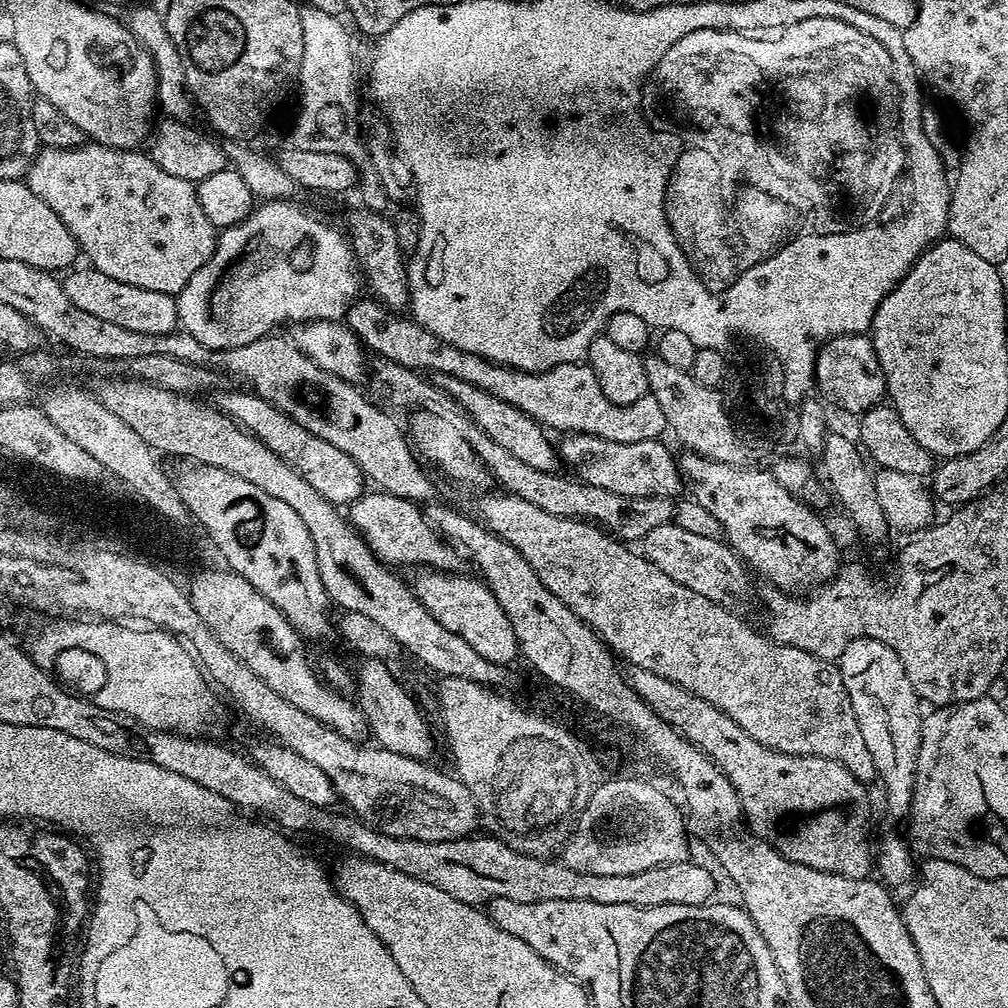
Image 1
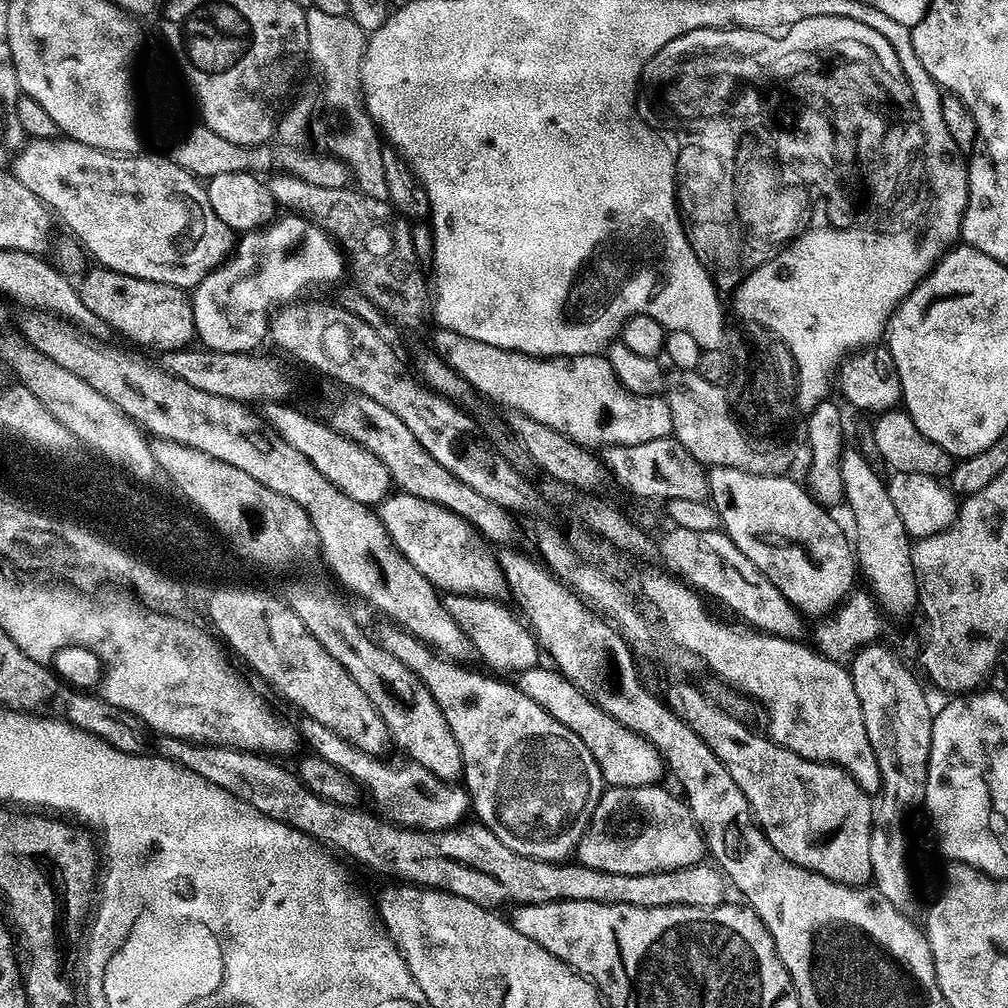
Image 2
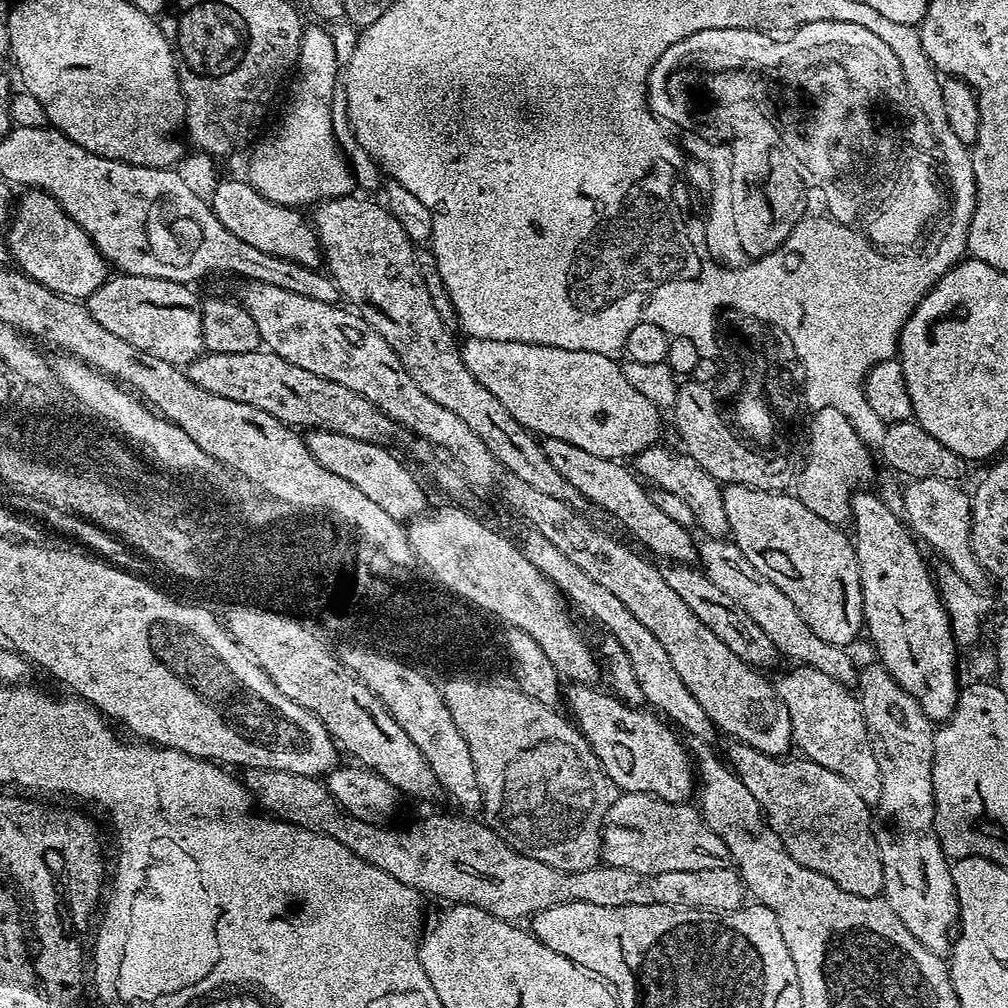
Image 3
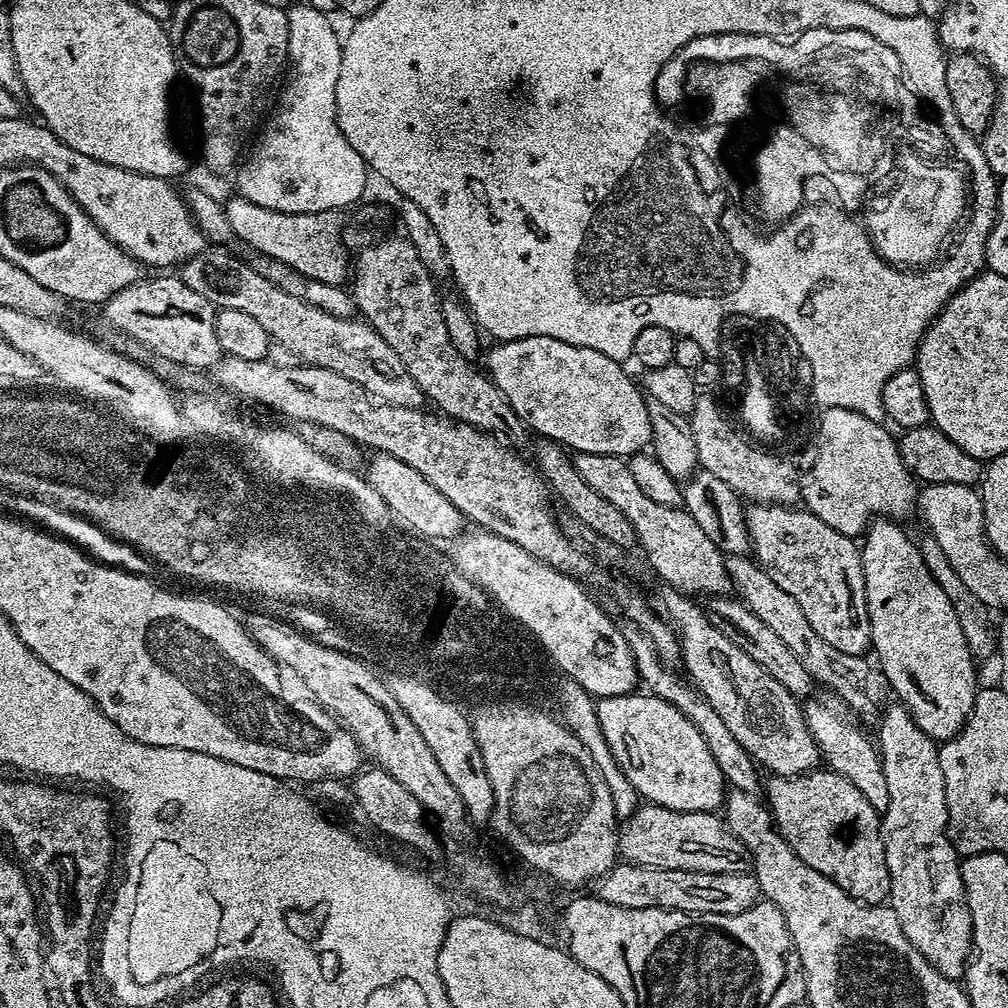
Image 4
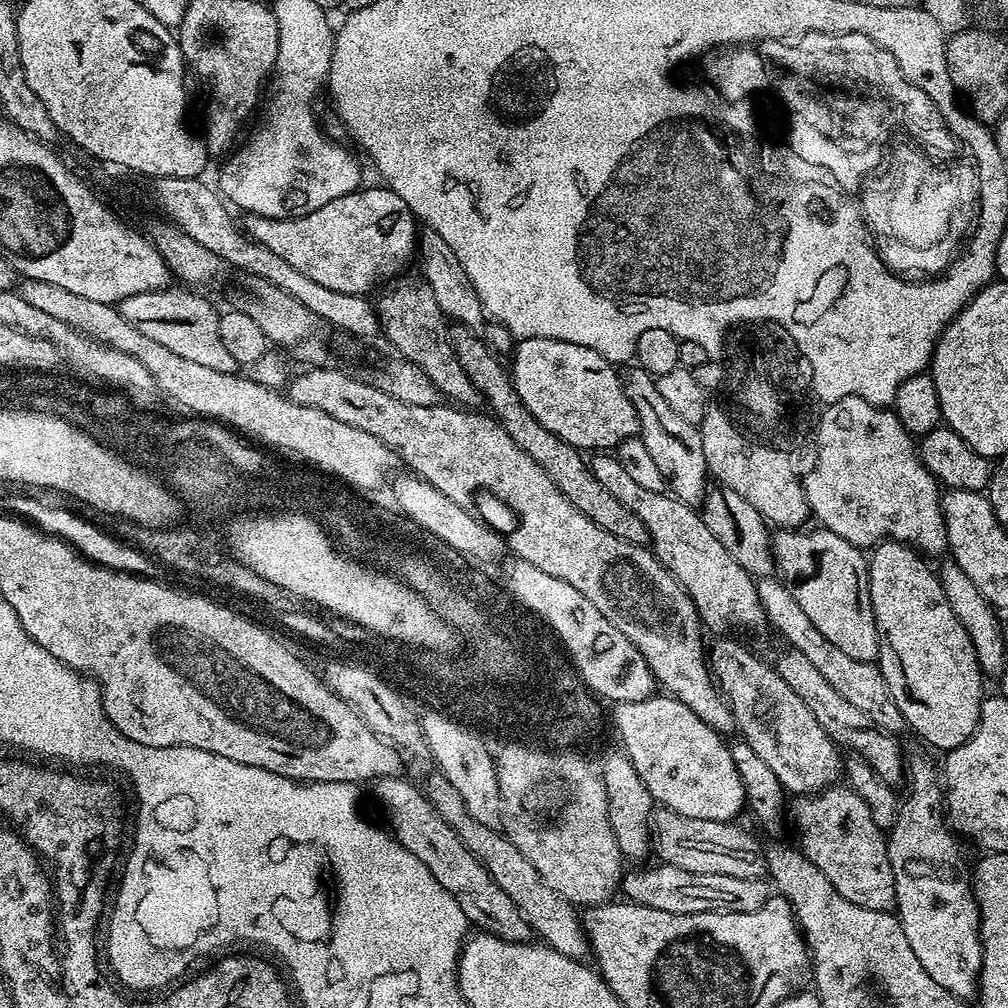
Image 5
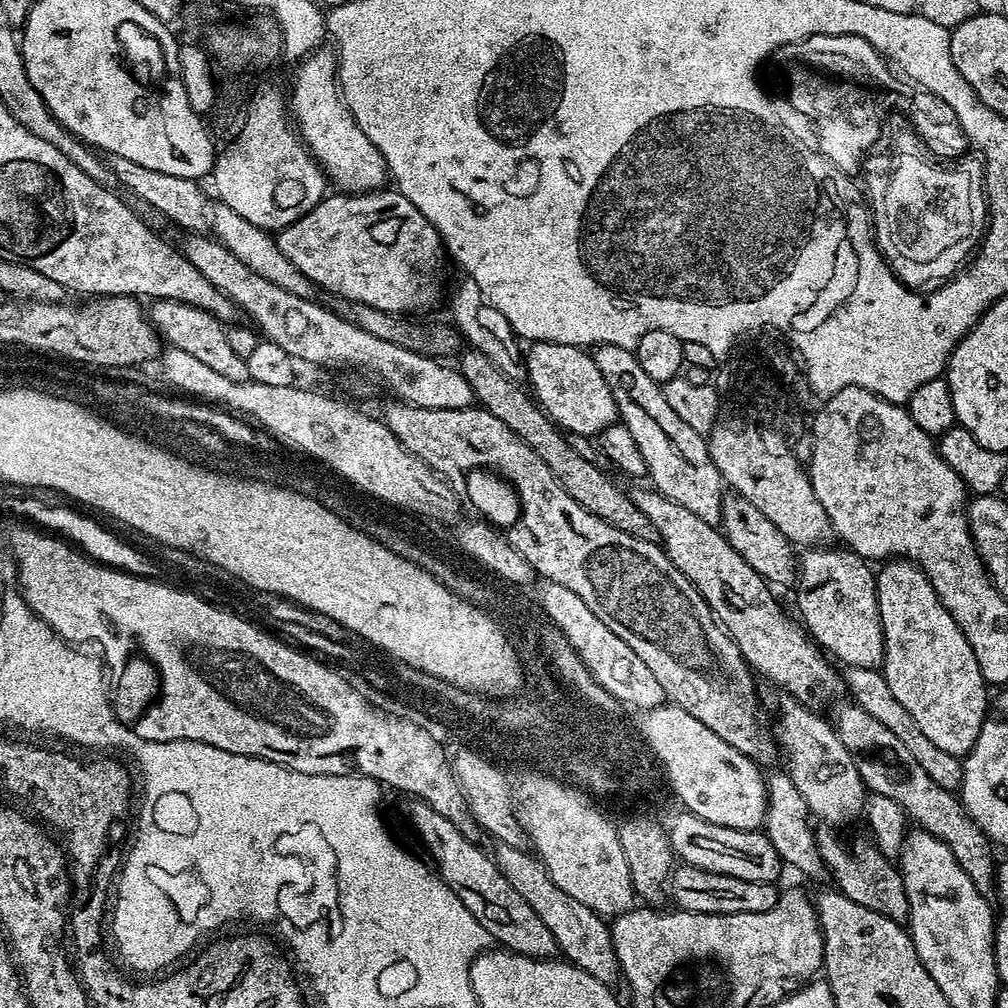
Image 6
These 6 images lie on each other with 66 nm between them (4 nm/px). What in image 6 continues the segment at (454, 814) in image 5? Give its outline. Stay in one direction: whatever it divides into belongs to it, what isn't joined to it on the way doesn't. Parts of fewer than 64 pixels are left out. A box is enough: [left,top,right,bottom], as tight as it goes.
[494,843,620,985]

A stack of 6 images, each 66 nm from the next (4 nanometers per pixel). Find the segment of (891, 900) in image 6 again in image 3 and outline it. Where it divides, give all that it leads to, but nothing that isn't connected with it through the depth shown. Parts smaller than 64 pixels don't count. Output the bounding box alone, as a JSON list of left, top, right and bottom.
[727,742,884,896]

